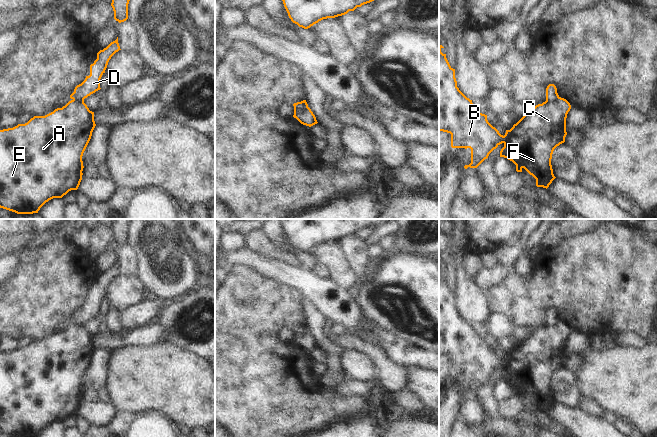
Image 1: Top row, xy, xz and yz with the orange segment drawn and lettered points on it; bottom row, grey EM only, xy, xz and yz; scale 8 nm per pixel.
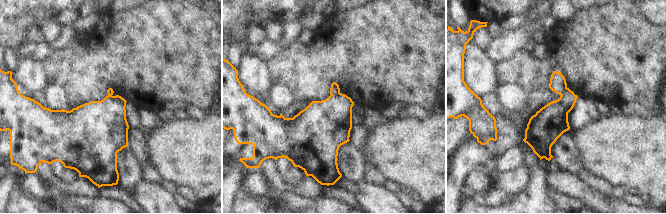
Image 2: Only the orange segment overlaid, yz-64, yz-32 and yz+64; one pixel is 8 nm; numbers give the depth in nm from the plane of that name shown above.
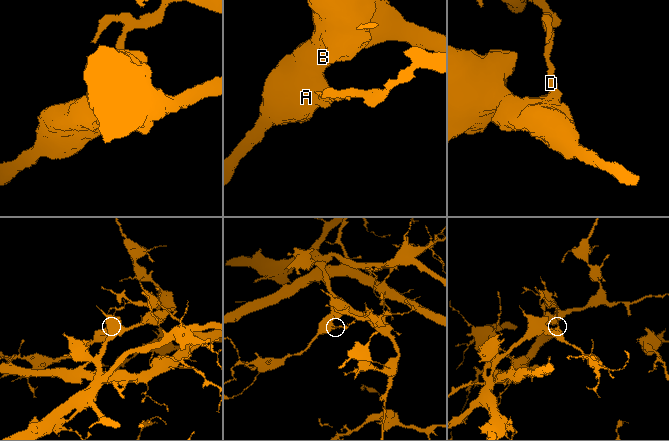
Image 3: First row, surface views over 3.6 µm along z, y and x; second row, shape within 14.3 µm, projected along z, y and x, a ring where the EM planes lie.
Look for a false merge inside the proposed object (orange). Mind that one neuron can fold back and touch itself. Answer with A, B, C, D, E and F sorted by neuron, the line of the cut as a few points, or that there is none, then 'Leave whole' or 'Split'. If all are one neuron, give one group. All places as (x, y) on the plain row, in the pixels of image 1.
Groups: A B C E F / D. Split along yz (558, 320), (553, 325), (546, 324). Split.

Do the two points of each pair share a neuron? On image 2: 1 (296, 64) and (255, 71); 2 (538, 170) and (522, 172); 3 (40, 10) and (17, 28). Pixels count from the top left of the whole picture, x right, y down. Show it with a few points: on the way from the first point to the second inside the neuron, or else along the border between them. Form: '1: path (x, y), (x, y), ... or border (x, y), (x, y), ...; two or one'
1: border (267, 62), (269, 77), (274, 84); two
2: border (525, 164), (530, 170), (530, 184), (522, 193); two
3: path (34, 11), (23, 22); one

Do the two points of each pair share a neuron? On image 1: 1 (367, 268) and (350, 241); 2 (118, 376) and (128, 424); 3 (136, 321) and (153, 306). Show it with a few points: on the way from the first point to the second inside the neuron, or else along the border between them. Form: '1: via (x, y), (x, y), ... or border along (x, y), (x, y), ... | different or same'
1: via (360, 261), (354, 248) | same
2: border along (119, 411), (129, 411), (132, 413), (150, 412) | different
3: via (140, 317), (149, 310) | same

